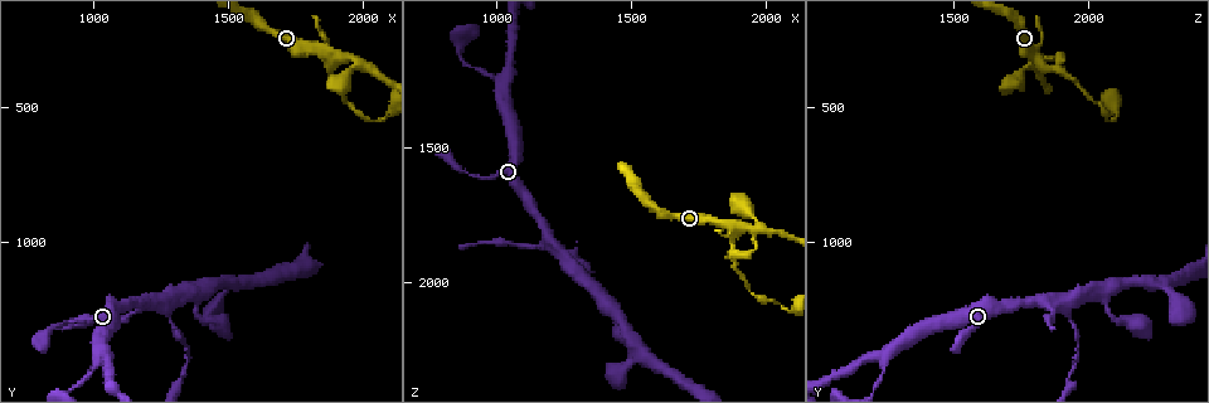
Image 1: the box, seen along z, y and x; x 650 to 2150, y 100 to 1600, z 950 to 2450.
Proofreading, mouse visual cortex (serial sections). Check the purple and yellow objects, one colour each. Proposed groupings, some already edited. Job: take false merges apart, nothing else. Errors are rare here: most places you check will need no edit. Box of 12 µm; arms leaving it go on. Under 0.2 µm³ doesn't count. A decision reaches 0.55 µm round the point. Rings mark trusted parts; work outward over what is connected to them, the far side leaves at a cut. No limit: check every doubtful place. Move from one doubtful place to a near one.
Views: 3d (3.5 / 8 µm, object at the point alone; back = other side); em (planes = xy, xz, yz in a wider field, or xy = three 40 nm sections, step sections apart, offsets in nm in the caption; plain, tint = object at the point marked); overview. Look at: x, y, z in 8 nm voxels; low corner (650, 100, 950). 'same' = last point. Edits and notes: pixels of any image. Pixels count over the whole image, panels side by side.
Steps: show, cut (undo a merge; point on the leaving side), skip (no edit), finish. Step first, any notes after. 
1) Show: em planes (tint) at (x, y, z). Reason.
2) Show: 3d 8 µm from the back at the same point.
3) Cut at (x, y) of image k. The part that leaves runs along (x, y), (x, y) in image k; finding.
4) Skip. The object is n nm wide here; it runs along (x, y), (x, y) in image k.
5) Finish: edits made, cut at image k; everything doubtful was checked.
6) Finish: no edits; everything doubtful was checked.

Show: 3d 3.5 µm at (1840, 290, 1800). Three arms meet.

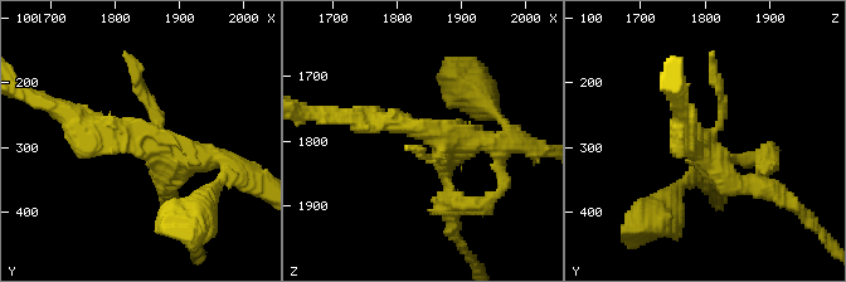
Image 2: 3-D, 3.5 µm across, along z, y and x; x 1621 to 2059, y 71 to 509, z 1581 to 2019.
Show: em xy step 3 (tint) at (1845, 290, 1790).

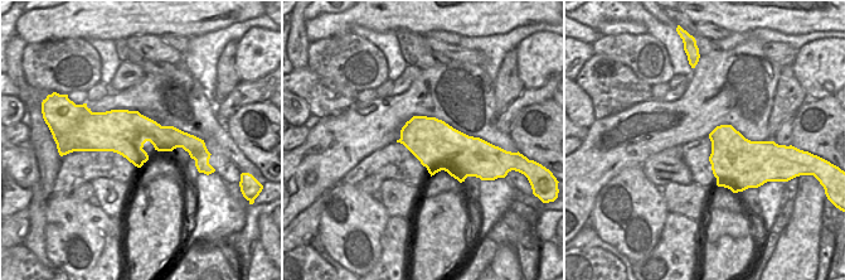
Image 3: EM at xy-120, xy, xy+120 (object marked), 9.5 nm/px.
Skip. It runs along (68, 117), (223, 159) in image 2; continuous, no second cell.

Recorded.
Show: 3d 3.5 µm at (1980, 320, 1810). Abrupt turn.

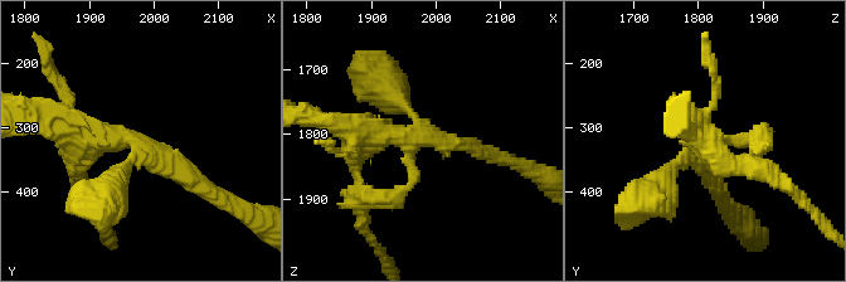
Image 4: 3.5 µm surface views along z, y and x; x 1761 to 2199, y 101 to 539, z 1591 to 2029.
Show: em planes (tint) at (1980, 320, 1800). Shape alone is not enough.

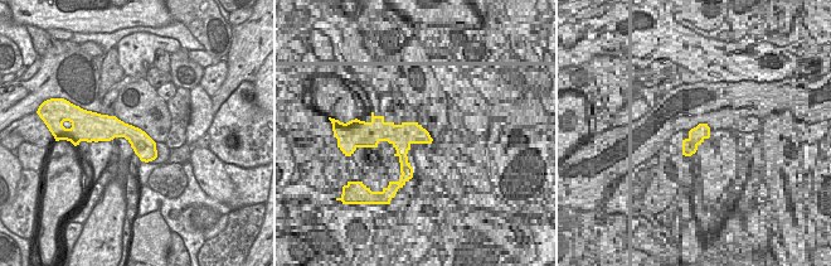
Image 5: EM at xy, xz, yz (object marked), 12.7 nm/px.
Skip. It runs along (54, 121), (140, 144), (101, 198) in image 4; all the same cell.

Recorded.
Show: 3d 8 µm at (1250, 1240, 1910). Branch point.

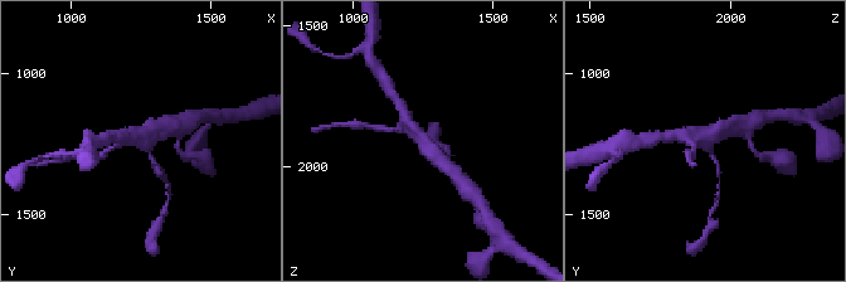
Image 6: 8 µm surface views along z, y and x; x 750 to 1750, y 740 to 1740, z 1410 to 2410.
Show: 3d 3.5 µm at (1260, 1230, 1920). Closer look.

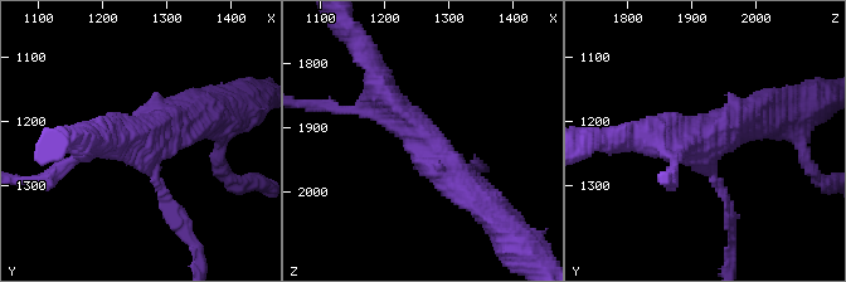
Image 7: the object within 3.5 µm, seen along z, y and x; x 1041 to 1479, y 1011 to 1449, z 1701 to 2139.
Skip. The arms are 150, 400, 450 nm wide; it runs along (375, 71), (407, 126), (476, 197) in image 7; one cell here.

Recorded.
Finish: no edits; everything doubtful was checked.

